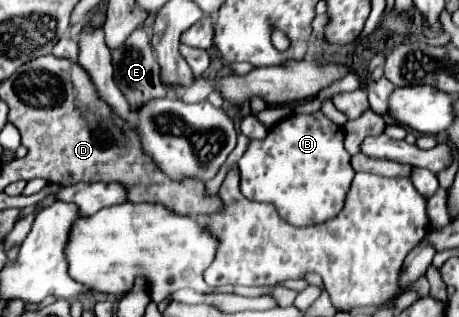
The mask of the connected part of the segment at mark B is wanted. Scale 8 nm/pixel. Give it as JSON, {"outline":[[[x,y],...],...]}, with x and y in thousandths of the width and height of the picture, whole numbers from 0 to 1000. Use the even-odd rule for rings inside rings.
{"outline":[[[704,350],[682,363],[634,363],[586,407],[569,445],[547,445],[521,502],[525,609],[547,634],[595,640],[608,678],[634,710],[686,710],[739,672],[769,571],[765,489],[747,464],[743,407],[708,369]]]}

